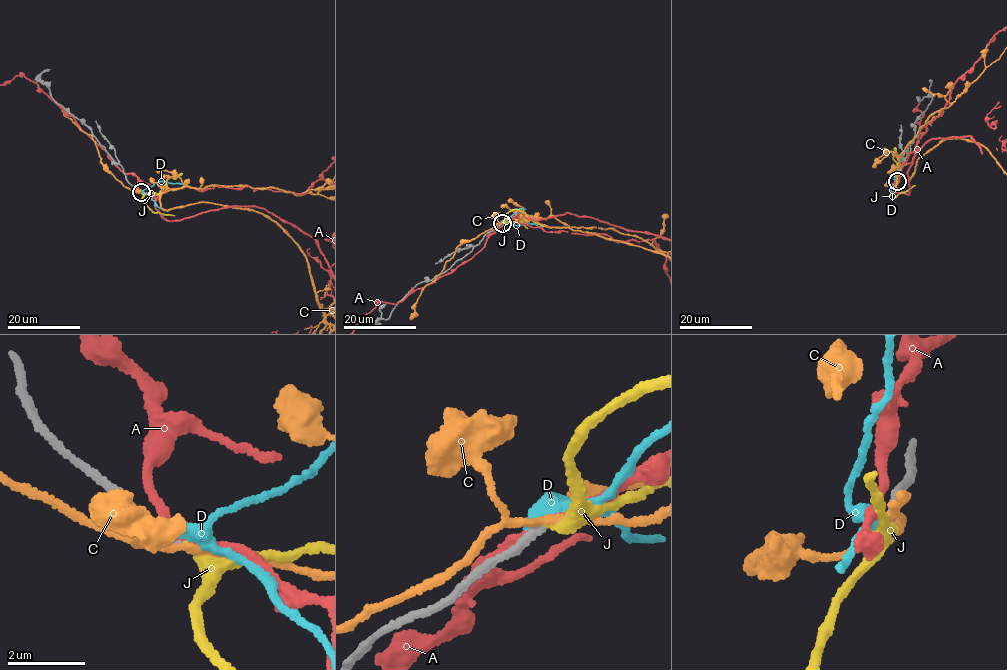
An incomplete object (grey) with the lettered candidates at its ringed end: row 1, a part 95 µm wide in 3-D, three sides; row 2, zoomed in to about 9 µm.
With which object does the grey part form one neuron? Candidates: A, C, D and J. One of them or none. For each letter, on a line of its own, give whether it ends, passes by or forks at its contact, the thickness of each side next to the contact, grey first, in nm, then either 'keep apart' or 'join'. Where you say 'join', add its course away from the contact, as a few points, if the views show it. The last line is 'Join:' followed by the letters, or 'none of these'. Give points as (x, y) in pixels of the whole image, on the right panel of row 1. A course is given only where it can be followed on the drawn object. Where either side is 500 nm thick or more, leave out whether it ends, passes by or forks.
A: it passes by; calibres 240 and 200 nm; keep apart
C: it forks; calibres 240 and 150 nm; keep apart
D: it passes by; calibres 240 and 280 nm; keep apart
J: it ends; calibres 220 and 300 nm; join; course (896, 181), (892, 197), (915, 185)
Join: J

